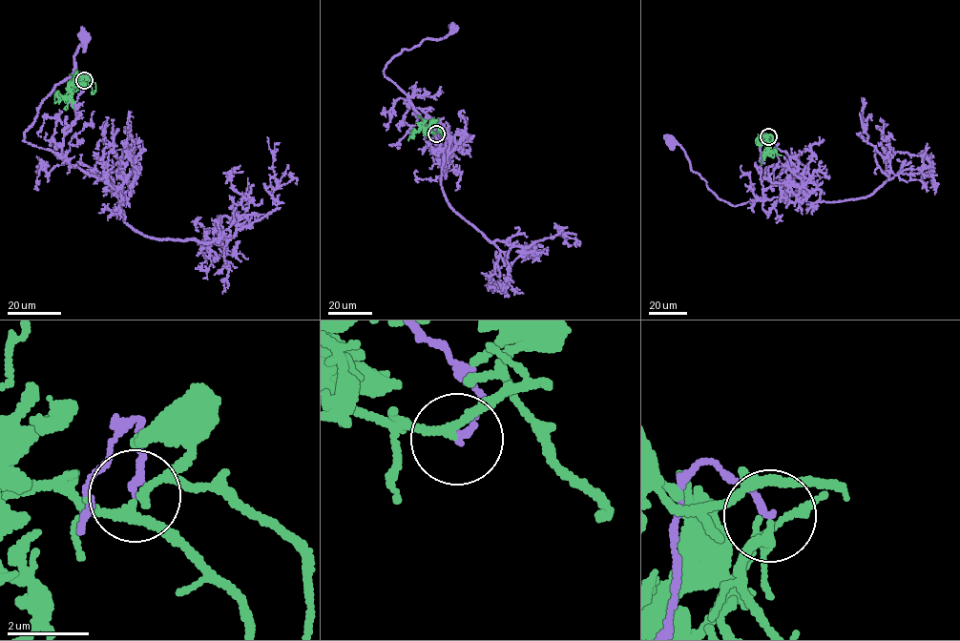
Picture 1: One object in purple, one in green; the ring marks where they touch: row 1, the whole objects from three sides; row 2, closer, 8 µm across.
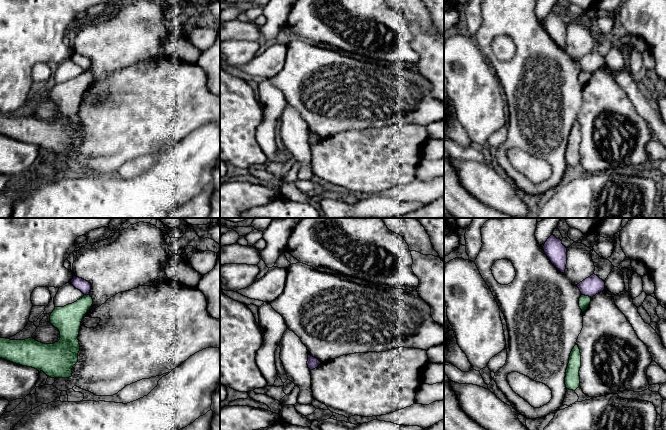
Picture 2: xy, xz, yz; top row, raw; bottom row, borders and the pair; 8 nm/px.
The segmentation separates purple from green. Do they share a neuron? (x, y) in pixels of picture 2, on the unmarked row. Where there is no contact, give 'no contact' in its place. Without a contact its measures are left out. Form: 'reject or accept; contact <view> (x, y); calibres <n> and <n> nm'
reject; contact yz (587, 71); calibres 150 and 90 nm

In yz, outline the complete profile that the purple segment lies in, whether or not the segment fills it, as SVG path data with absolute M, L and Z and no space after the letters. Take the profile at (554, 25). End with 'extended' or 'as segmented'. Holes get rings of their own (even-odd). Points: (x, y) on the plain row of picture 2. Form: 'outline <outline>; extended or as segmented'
outline M553 10L547 15L543 26L551 39L561 48L565 49L567 40L567 24Z; as segmented

